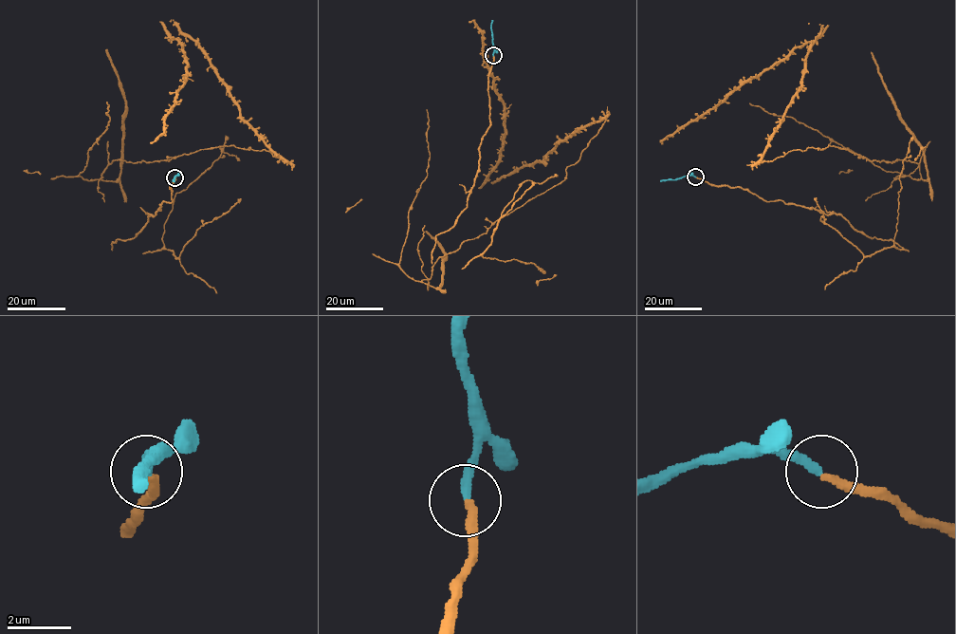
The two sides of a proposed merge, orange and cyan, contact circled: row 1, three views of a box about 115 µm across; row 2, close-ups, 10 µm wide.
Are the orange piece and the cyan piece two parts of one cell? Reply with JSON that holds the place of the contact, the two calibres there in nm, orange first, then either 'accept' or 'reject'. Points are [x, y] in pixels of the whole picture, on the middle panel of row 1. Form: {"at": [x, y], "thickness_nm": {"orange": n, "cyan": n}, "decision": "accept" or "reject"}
{"at": [493, 55], "thickness_nm": {"orange": 240, "cyan": 280}, "decision": "accept"}

